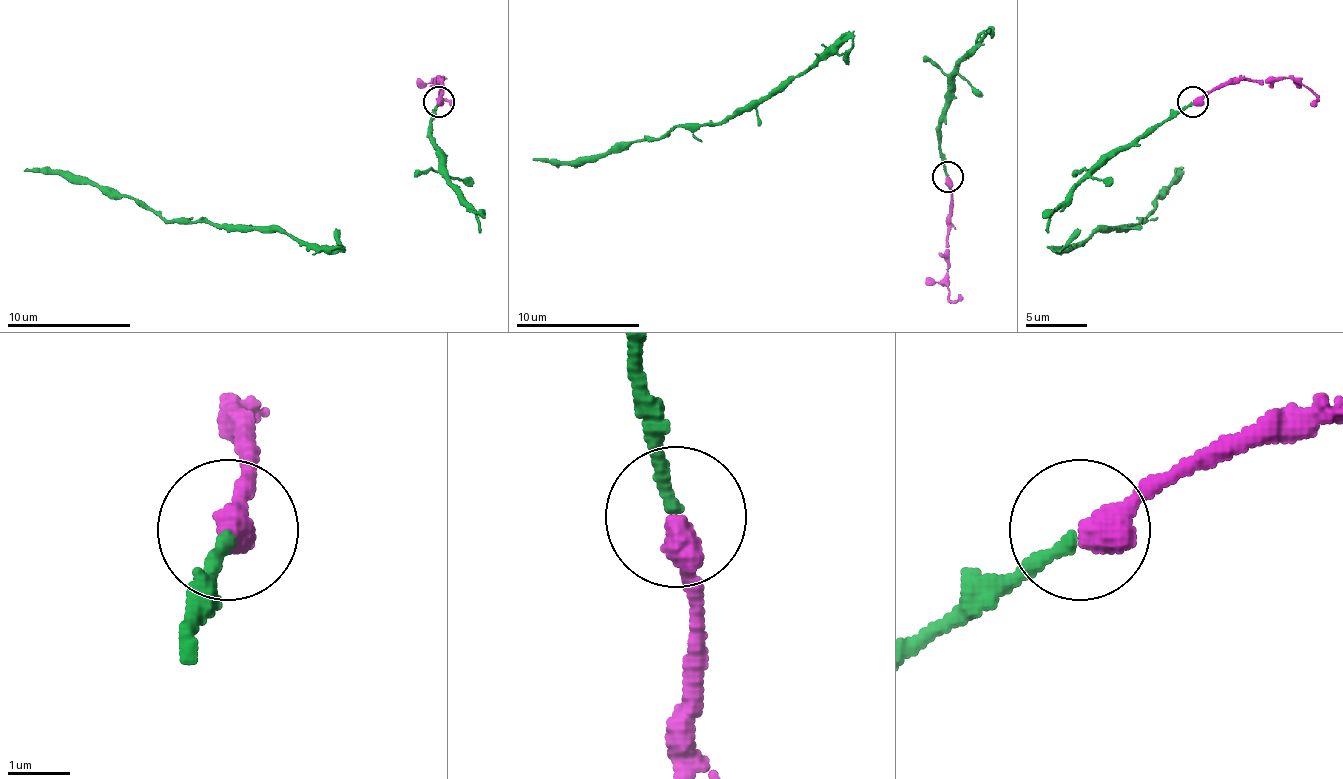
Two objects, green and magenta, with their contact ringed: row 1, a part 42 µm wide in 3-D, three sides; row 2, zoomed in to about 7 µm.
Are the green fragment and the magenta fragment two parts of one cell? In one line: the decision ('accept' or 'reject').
accept

